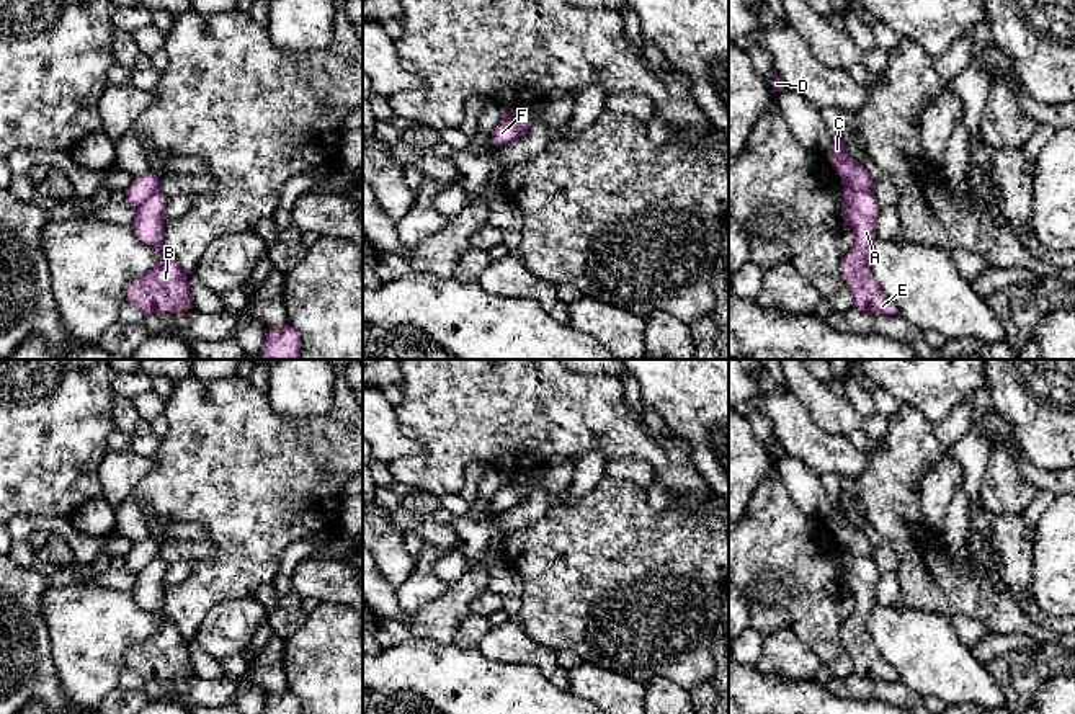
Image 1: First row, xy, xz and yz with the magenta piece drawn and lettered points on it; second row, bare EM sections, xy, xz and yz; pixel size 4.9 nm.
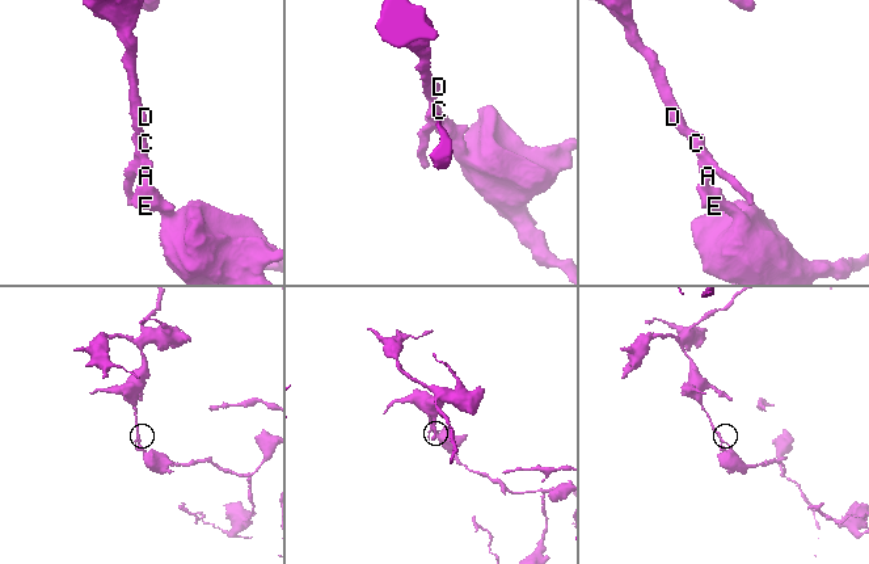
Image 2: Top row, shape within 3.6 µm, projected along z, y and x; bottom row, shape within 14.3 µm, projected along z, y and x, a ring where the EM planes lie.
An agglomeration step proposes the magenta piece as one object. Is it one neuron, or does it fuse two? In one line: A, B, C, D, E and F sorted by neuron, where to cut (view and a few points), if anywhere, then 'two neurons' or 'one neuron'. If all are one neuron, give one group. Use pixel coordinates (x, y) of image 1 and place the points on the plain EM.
A B E / C D F; cut in yz along (845, 553), (869, 557); two neurons

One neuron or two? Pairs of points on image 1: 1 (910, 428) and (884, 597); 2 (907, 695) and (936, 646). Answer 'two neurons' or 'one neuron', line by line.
1: two neurons
2: two neurons

